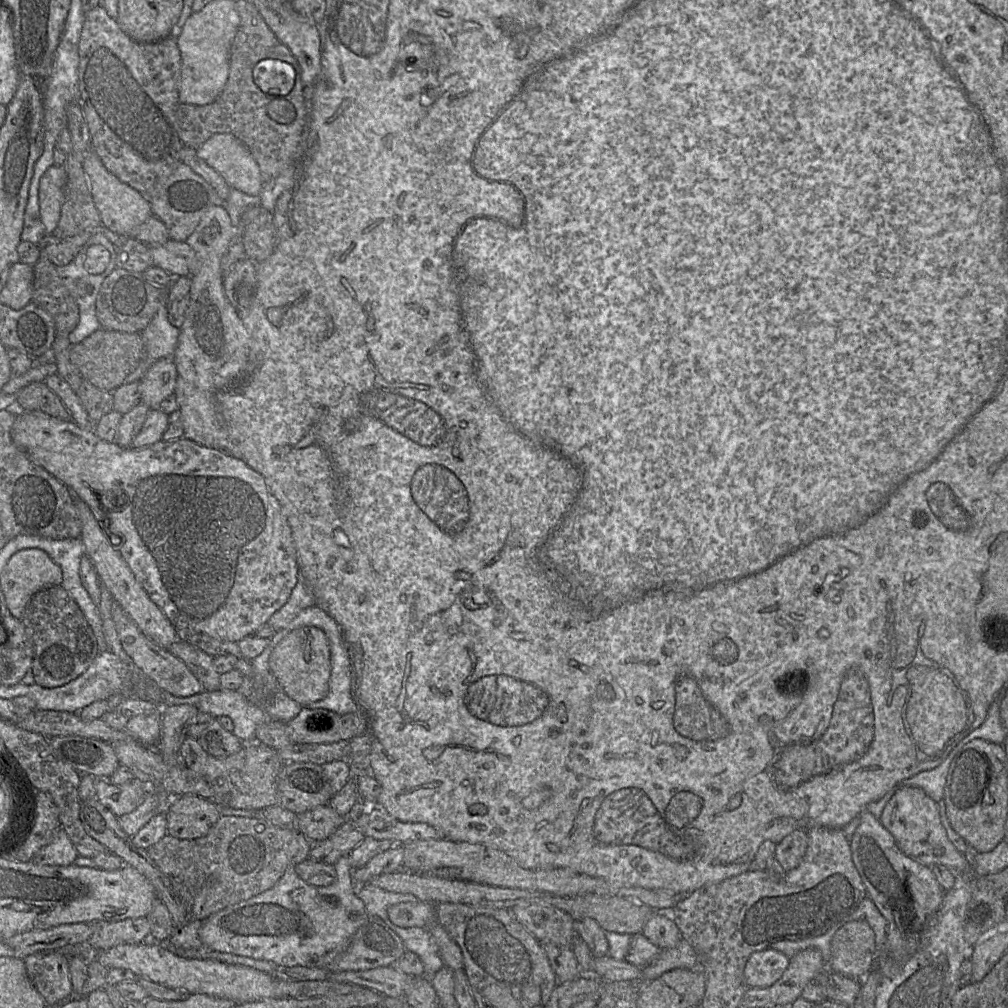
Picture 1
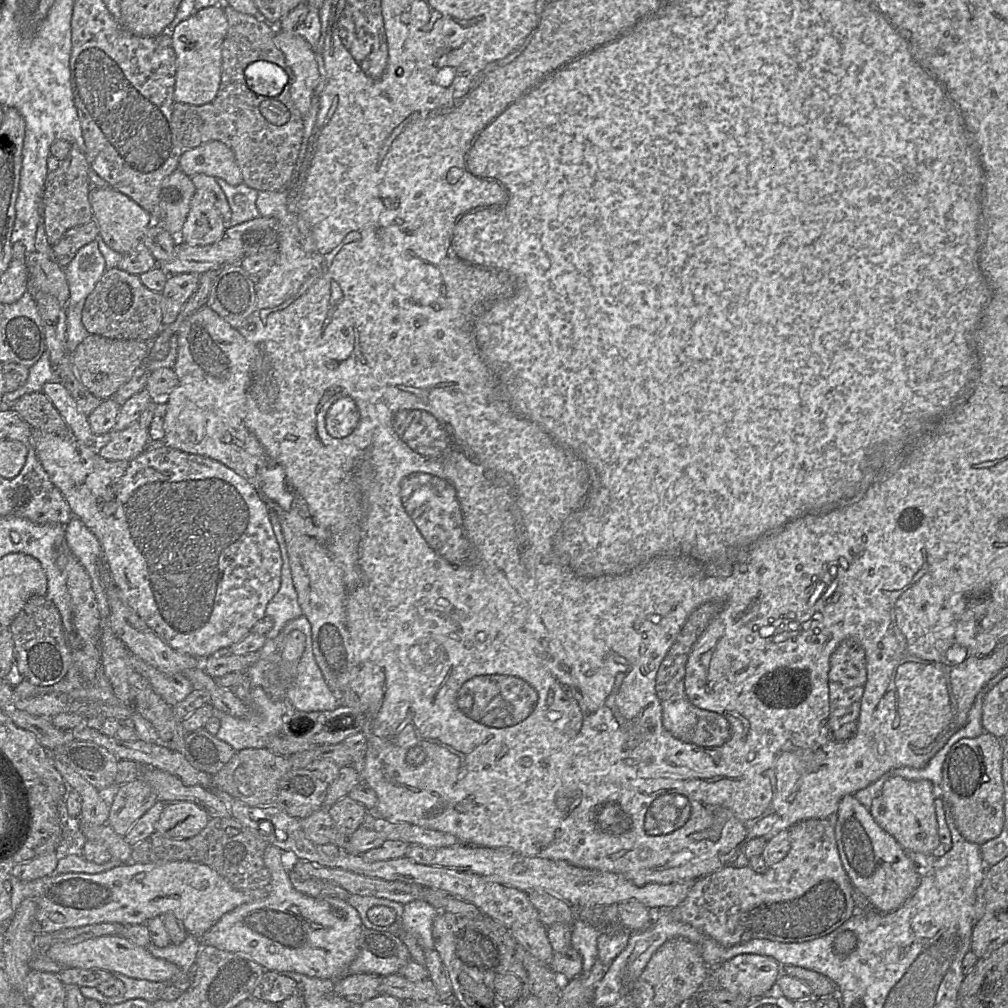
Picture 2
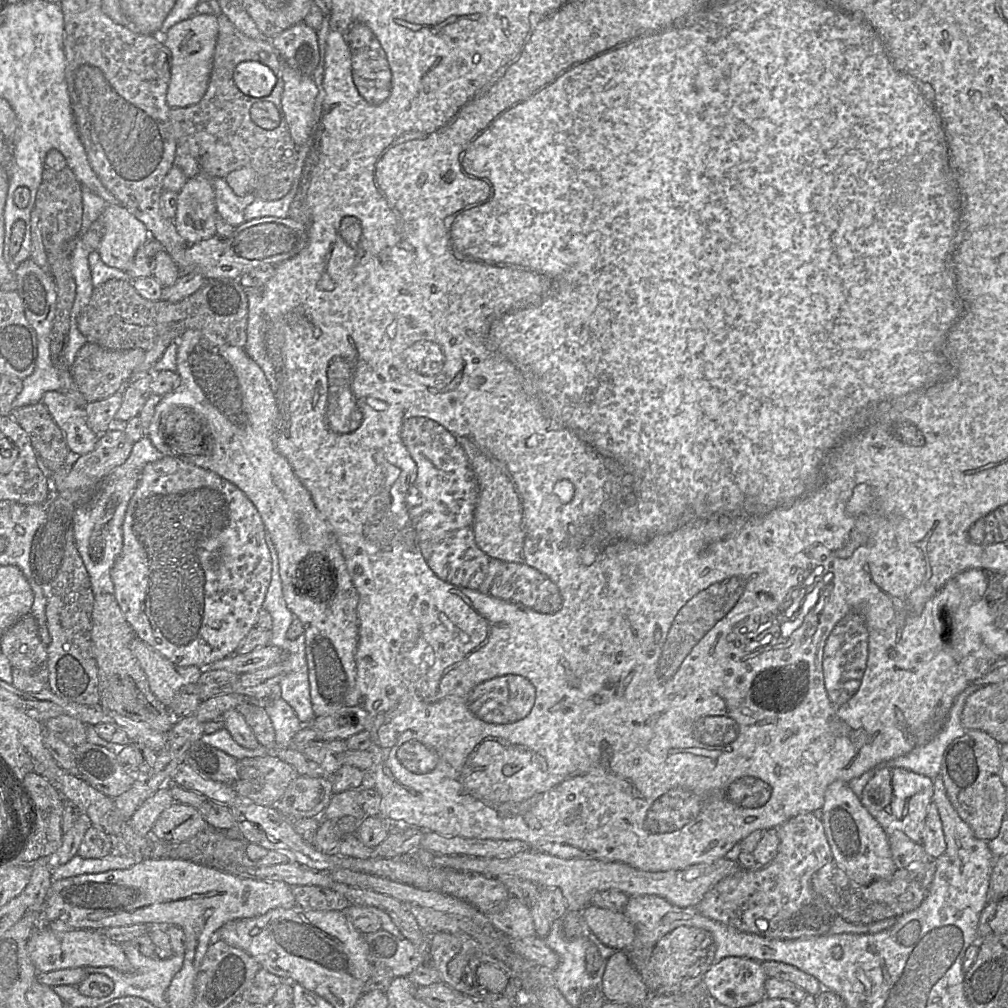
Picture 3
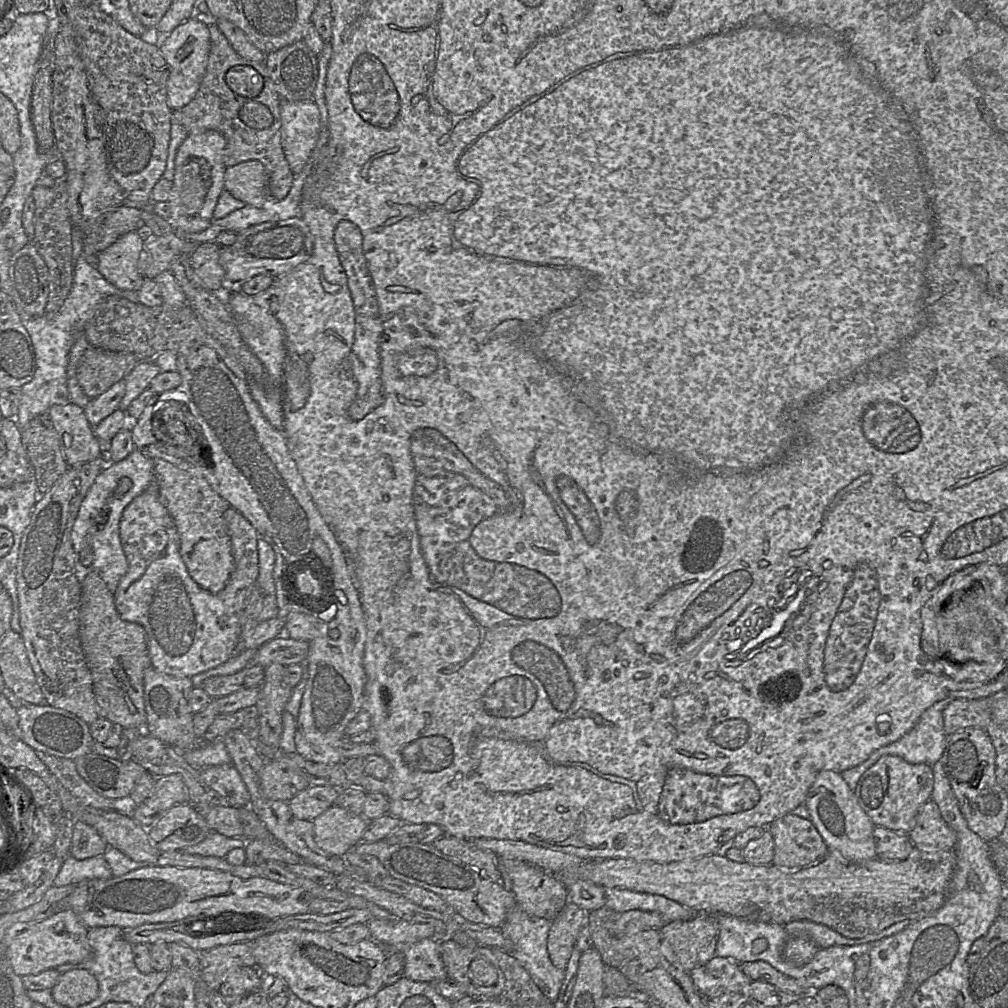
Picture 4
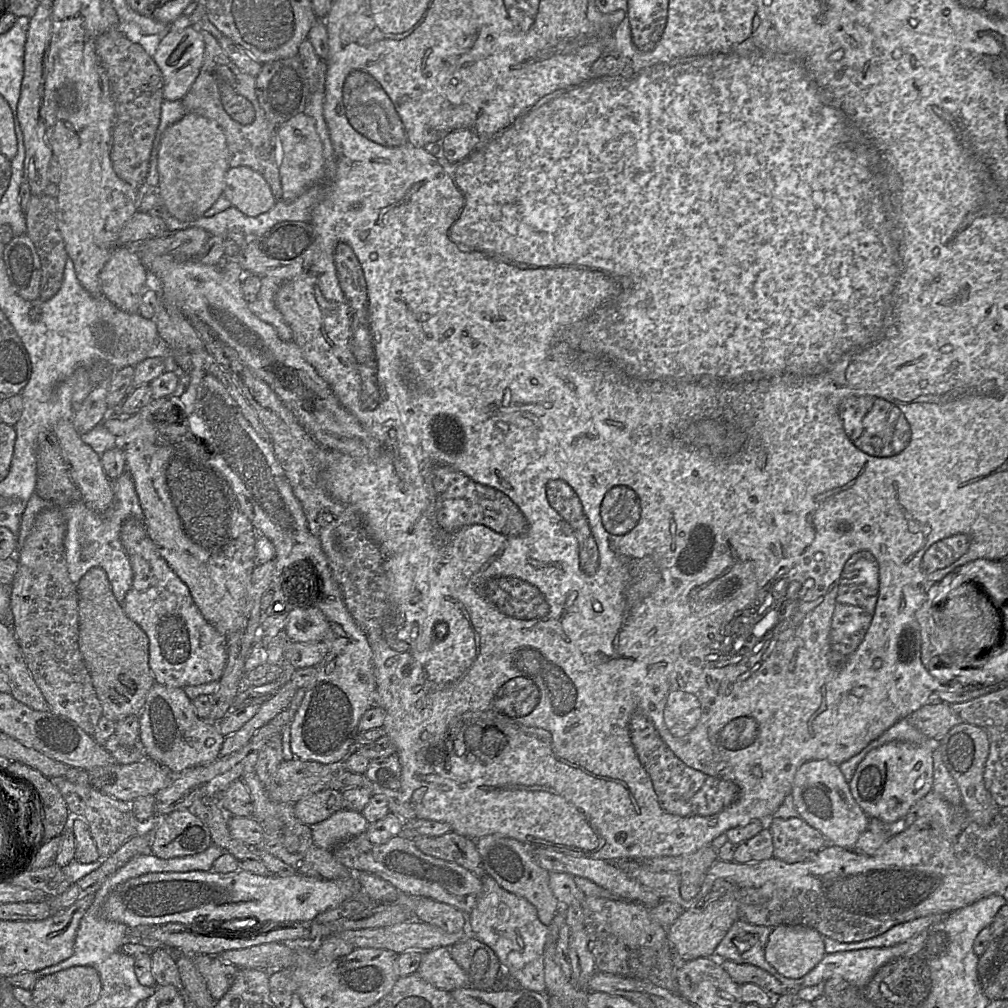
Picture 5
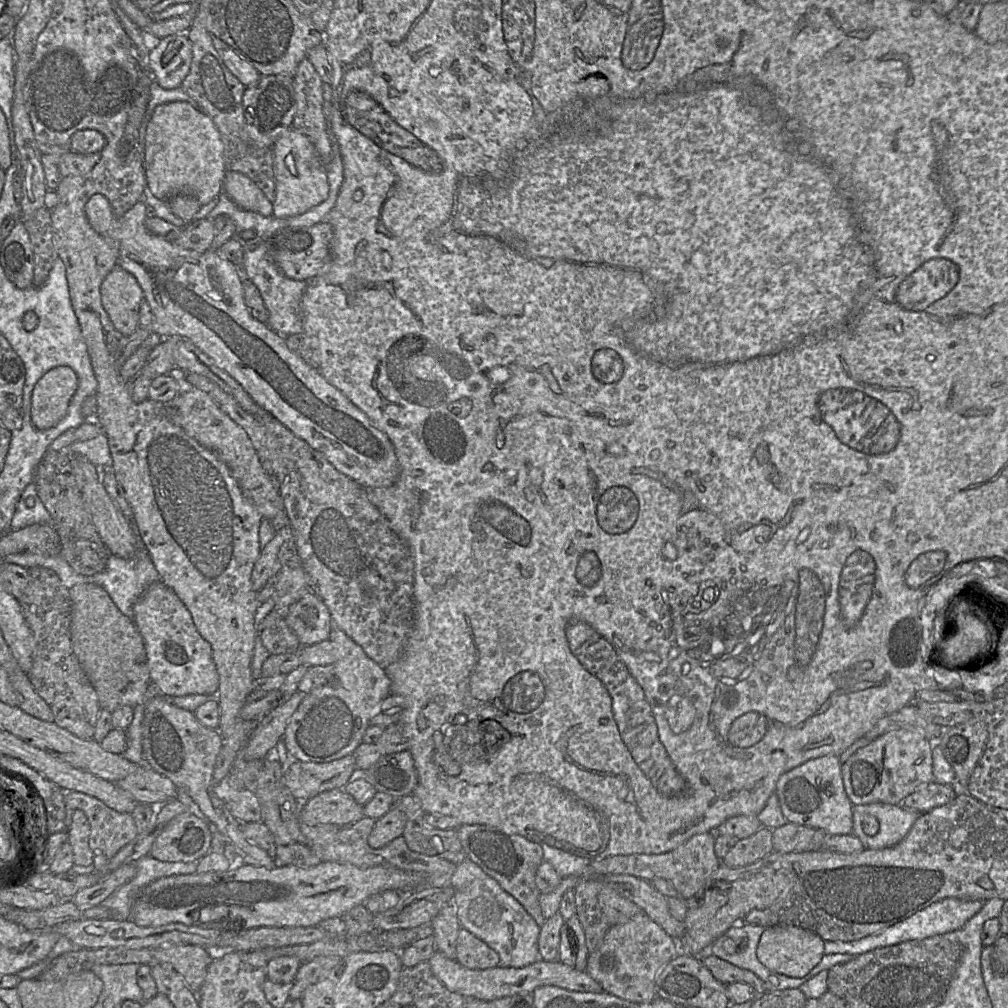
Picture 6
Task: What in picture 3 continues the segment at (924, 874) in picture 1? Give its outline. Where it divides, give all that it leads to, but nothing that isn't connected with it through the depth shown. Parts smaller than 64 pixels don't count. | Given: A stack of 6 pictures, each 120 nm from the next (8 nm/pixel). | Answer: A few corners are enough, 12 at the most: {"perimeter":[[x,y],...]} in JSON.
{"perimeter":[[847,782],[819,817],[833,861],[855,883],[897,871],[887,833]]}

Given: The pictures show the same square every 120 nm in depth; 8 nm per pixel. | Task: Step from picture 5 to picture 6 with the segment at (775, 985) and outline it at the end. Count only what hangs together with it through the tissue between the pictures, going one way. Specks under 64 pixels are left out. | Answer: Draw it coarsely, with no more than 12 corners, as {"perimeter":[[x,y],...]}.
{"perimeter":[[708,952],[702,963],[719,982],[745,983],[758,995],[767,992],[752,971],[739,968]]}

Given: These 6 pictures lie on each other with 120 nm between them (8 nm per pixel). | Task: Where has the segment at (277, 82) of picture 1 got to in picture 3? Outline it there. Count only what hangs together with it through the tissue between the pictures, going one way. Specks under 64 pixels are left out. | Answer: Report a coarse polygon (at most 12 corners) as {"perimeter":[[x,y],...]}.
{"perimeter":[[259,62],[235,67],[233,80],[243,94],[262,98],[277,77]]}

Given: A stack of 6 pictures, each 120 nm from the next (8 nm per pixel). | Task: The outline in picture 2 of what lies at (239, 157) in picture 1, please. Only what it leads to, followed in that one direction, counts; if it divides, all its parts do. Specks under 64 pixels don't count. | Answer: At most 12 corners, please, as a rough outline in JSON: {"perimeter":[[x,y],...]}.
{"perimeter":[[218,140],[184,150],[178,168],[233,186],[243,183],[234,152]]}

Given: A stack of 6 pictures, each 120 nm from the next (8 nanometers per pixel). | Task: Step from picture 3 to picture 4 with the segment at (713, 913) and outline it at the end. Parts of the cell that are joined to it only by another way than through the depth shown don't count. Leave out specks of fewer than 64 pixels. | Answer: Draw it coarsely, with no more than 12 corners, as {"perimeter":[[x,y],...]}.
{"perimeter":[[793,813],[769,825],[772,864],[802,869],[830,852],[814,824]]}

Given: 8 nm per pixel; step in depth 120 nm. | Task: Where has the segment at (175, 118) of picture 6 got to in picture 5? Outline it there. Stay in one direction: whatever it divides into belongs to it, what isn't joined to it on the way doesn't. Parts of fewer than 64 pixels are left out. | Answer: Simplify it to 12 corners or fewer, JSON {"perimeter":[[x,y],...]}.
{"perimeter":[[185,113],[159,143],[157,187],[180,221],[203,217],[229,168],[217,122]]}

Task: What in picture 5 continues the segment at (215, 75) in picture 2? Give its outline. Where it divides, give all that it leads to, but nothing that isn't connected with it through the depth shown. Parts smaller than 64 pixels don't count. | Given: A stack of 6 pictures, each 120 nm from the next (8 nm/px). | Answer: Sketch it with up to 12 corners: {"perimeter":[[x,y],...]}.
{"perimeter":[[174,21],[153,55],[163,95],[181,100],[204,53],[200,29]]}

